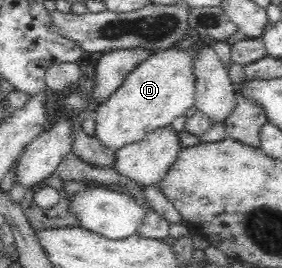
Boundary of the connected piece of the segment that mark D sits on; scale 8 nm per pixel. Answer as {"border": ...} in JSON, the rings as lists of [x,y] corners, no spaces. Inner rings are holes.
{"border":[[[177,44],[172,48],[158,49],[146,61],[139,63],[108,99],[96,104],[96,140],[106,150],[118,152],[123,147],[139,143],[150,131],[171,125],[194,103],[191,48],[187,44]]]}

